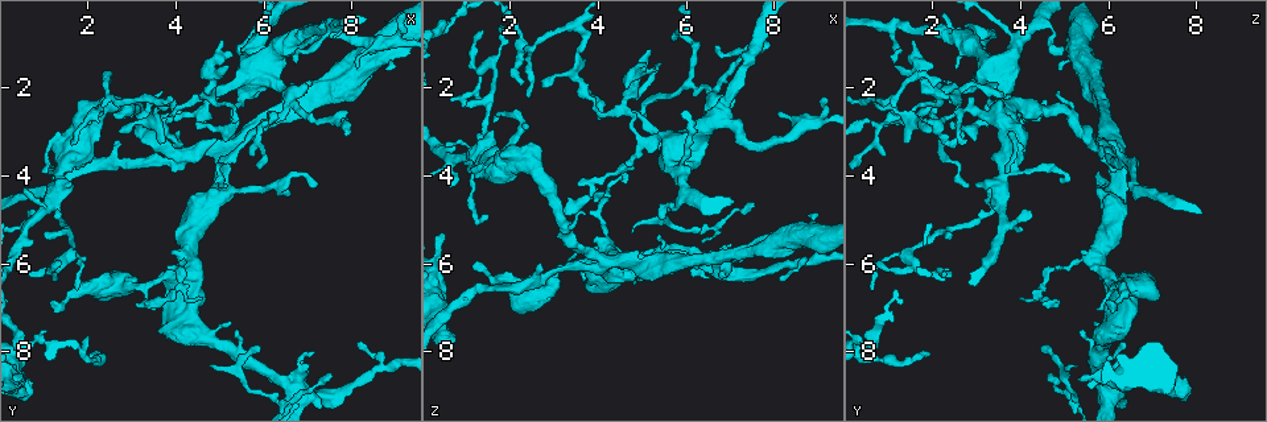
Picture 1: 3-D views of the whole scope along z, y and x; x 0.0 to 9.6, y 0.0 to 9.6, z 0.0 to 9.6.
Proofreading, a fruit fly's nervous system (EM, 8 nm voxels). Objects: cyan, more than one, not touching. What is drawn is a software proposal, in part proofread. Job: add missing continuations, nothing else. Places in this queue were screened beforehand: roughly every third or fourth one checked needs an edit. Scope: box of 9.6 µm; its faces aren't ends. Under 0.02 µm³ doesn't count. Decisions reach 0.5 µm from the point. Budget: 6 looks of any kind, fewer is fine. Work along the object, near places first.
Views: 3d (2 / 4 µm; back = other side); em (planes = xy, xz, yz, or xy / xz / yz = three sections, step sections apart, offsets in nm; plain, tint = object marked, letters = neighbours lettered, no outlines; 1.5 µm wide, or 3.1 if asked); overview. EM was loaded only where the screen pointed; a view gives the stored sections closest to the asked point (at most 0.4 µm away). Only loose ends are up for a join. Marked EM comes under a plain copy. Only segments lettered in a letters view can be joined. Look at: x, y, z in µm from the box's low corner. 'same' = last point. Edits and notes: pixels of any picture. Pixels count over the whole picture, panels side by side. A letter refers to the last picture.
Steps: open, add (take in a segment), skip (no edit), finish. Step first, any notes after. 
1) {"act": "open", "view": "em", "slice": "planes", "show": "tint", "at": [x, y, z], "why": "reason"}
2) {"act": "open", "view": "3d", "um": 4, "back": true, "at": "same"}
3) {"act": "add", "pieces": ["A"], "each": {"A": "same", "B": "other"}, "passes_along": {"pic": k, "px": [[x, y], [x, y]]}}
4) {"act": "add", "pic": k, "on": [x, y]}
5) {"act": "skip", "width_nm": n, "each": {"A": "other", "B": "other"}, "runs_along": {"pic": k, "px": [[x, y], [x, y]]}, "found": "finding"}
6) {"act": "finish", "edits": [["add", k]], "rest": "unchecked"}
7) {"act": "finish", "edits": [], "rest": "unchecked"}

{"act": "open", "view": "em", "slice": "xy", "step": 8, "show": "letters", "at": [7.10, 1.90, 2.25], "why": "tapers out"}

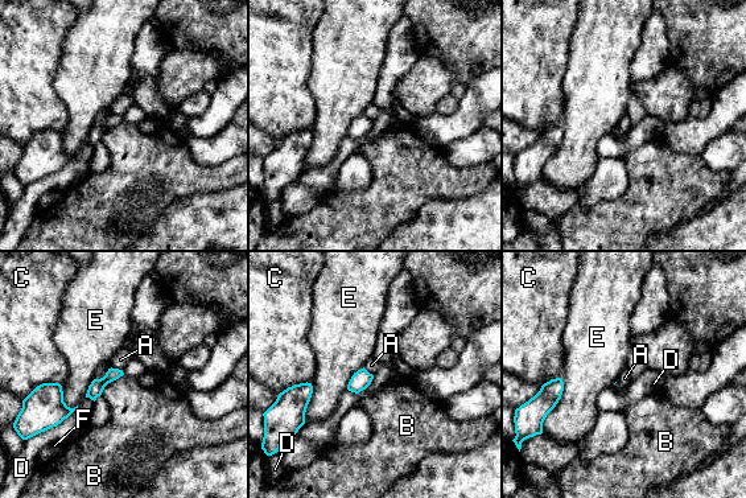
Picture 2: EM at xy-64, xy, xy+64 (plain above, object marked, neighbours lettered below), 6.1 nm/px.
{"act": "skip", "each": {"A": "other", "B": "other", "C": "other", "D": "other", "E": "other", "F": "other"}, "border": {"pic": 2, "px": [[123, 374], [111, 381], [101, 394]]}, "found": "no lettered segment goes on from it"}

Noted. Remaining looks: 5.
{"act": "open", "view": "em", "slice": "planes", "show": "letters", "at": [3.70, 3.25, 1.40], "why": "free end"}

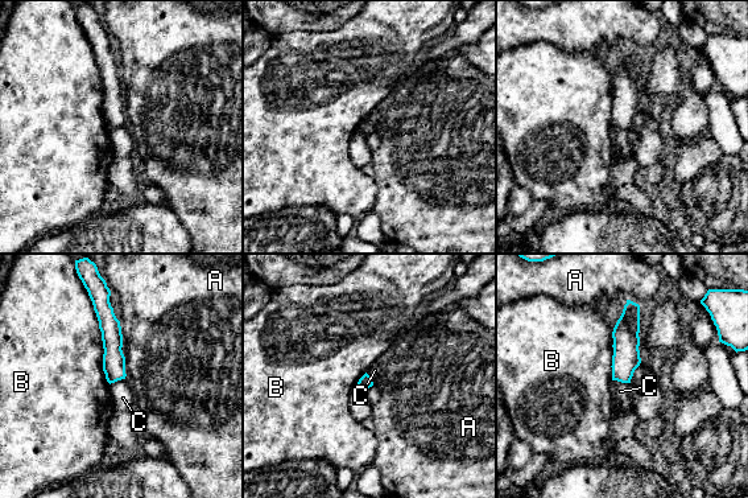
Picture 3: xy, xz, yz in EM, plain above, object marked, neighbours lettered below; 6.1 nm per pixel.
{"act": "skip", "each": {"A": "other", "B": "other", "C": "other"}, "runs_along": {"pic": 3, "px": [[102, 303], [112, 338], [111, 379]]}, "found": "none of them fits"}

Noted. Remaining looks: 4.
{"act": "open", "view": "3d", "um": 2, "back": true, "at": [4.55, 6.85, 4.05], "why": "an open end"}

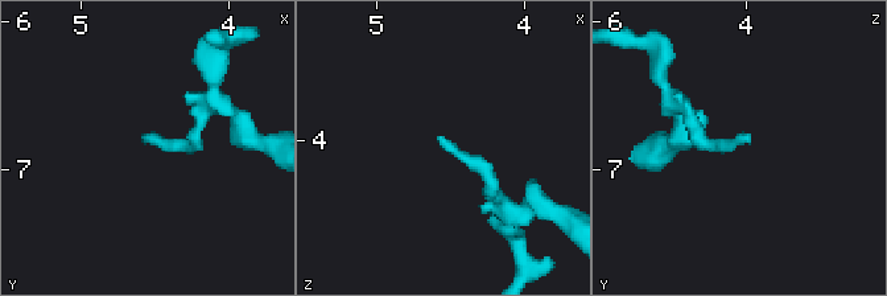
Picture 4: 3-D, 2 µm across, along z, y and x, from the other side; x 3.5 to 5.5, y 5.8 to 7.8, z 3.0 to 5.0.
{"act": "open", "view": "em", "slice": "xy", "step": 8, "show": "tint", "at": [4.58, 6.78, 4.02]}

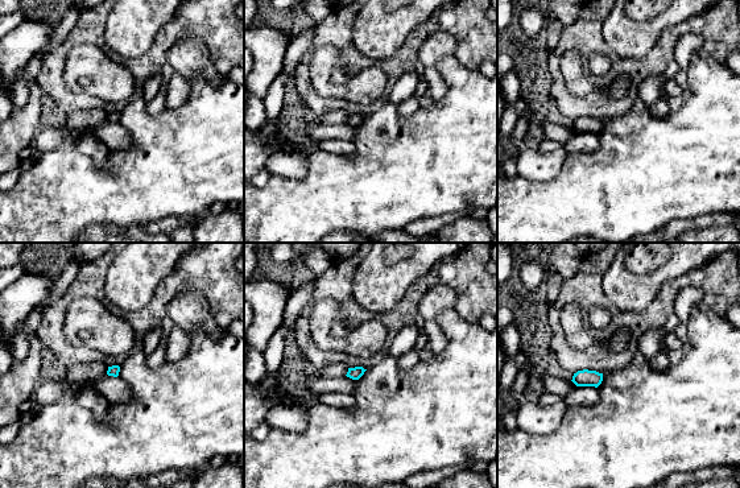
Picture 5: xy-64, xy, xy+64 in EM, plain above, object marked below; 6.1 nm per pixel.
{"act": "open", "view": "em", "slice": "planes", "show": "letters", "at": "same"}

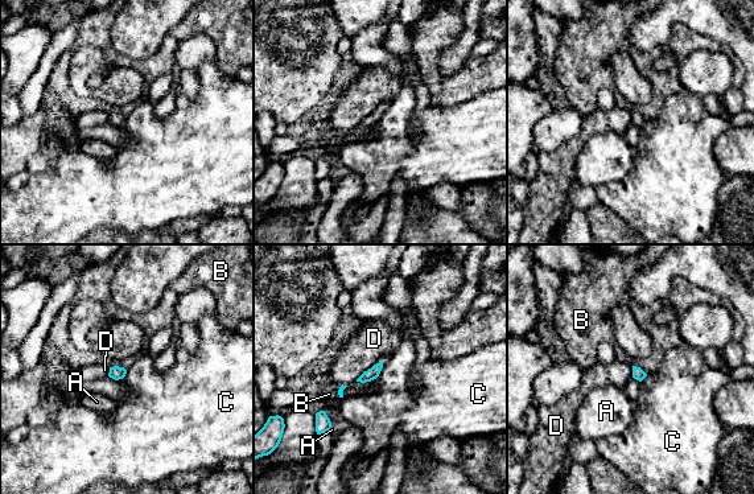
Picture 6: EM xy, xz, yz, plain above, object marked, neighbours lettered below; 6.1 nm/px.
{"act": "skip", "width_nm": 70, "longest_contact_nm": ["D", 200], "each": {"A": "other", "B": "other", "C": "other", "D": "other"}, "found": "no lettered segment goes on from it"}

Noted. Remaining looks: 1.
{"act": "finish", "edits": [], "rest": "unchecked"}

